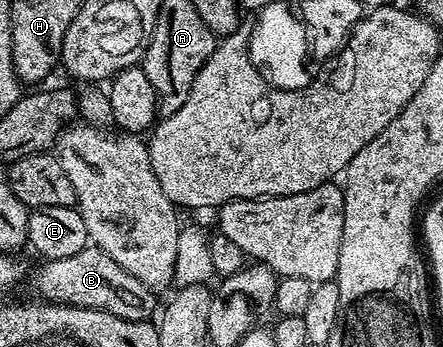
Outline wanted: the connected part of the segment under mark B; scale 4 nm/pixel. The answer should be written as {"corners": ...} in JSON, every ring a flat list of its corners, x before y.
{"corners":[[93,244,87,245,86,249,74,256,46,260,41,265,43,266,35,272,34,279,30,282,39,299,61,302,63,306,83,306,86,310,103,310,112,316,120,316,133,322,145,322,155,317,155,291,140,284,140,280,136,280,132,272,124,272,124,268,120,268,120,264,112,260,112,256]]}

